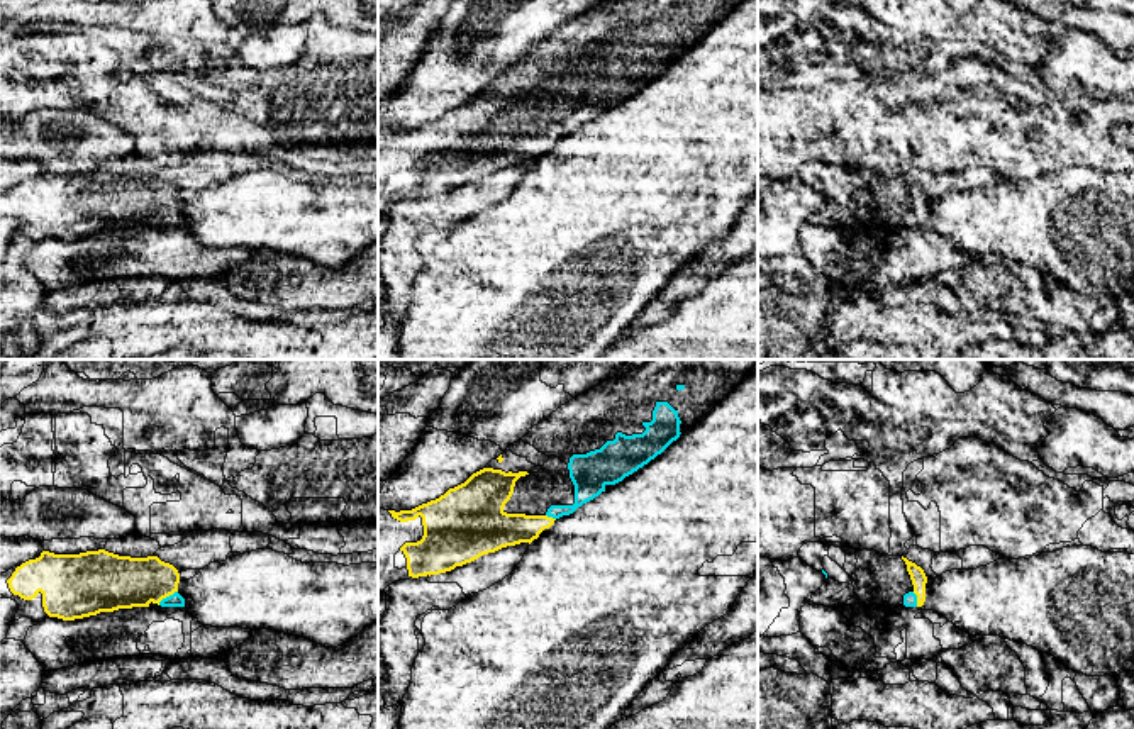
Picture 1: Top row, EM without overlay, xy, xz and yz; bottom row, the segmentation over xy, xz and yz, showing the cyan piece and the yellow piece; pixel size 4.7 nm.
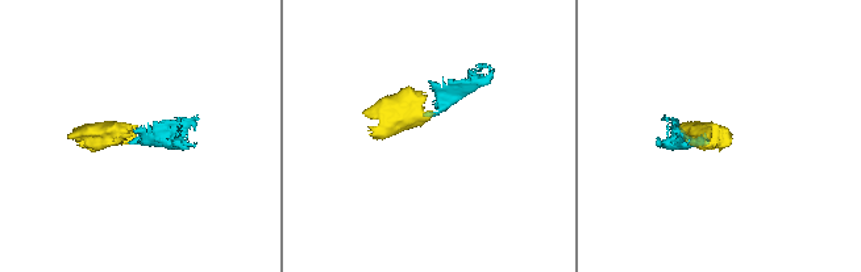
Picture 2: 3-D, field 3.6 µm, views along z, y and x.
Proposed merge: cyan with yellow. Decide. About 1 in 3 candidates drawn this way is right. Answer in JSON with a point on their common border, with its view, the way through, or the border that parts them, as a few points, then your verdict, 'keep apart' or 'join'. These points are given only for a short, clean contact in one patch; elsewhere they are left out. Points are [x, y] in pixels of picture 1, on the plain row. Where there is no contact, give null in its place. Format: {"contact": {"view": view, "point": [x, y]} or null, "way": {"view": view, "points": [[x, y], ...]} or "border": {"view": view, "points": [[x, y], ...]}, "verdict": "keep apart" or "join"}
{"contact": {"view": "xy", "point": [166, 217]}, "way": {"view": "xy", "points": [[173, 221], [166, 217], [151, 202], [117, 202]]}, "verdict": "join"}

